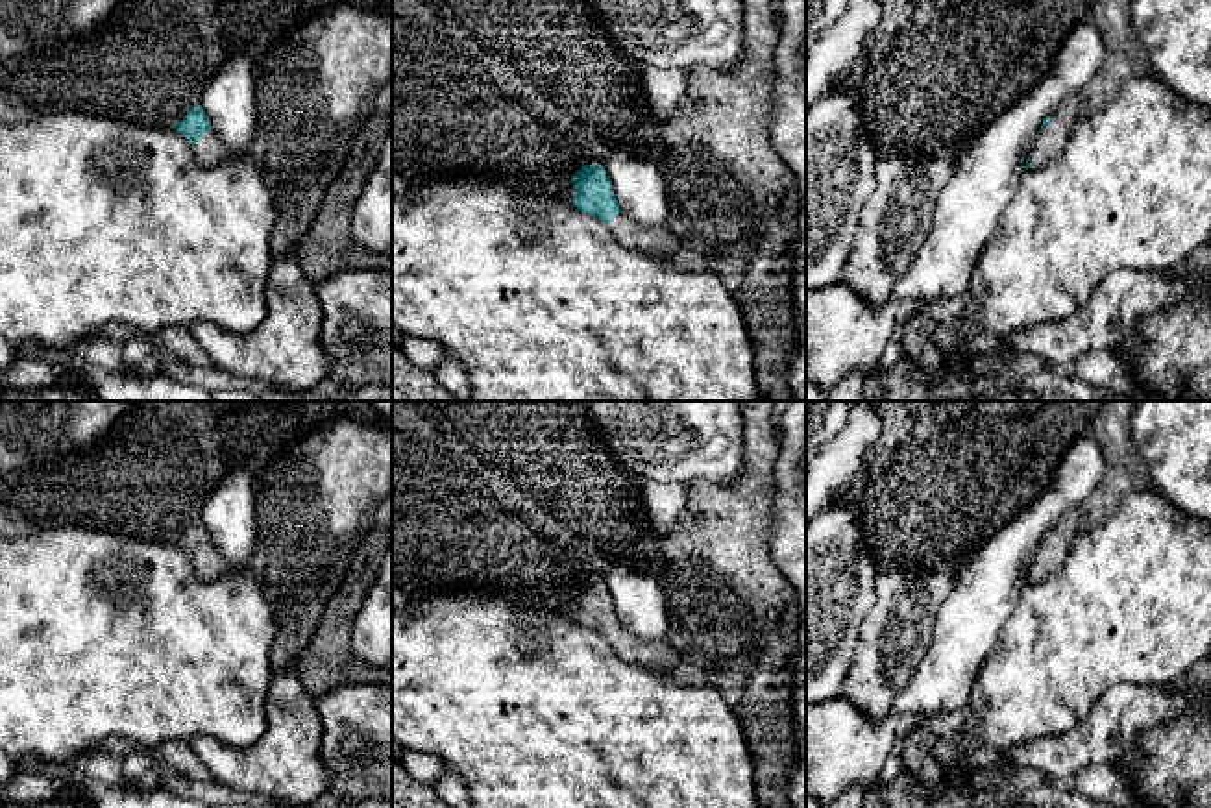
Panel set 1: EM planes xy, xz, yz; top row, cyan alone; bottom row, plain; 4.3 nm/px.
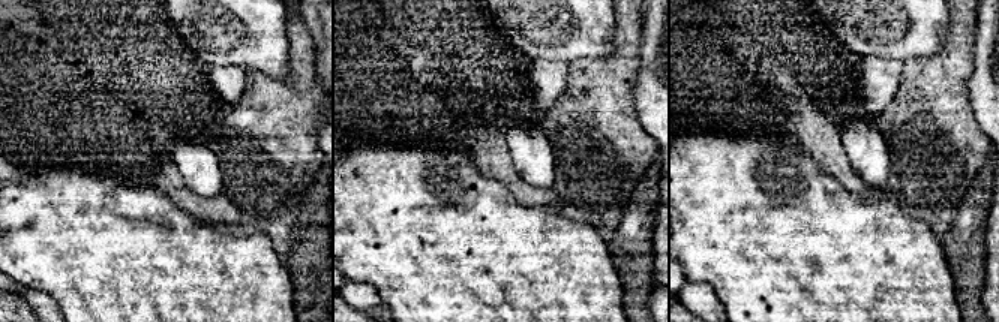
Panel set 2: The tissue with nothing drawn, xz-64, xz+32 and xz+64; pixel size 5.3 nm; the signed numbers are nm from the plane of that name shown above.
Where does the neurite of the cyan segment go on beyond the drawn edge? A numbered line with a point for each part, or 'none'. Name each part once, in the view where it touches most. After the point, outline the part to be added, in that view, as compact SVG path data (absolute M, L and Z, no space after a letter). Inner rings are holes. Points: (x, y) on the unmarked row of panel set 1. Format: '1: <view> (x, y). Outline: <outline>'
1: xy (209, 564). Outline: M209 545L196 555L192 566L202 581L218 581L220 577L233 573L233 568L224 560L214 545Z

